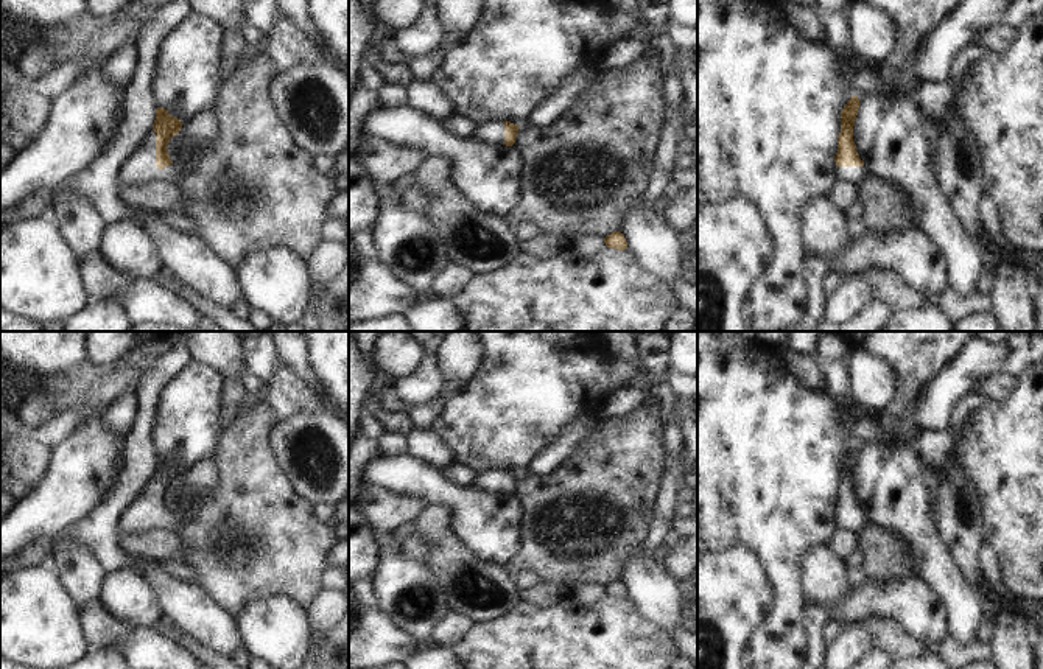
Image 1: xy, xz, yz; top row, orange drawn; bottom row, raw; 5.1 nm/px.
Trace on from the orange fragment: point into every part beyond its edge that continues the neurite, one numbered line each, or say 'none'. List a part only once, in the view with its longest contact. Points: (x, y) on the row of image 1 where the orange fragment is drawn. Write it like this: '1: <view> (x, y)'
1: xy (140, 167)

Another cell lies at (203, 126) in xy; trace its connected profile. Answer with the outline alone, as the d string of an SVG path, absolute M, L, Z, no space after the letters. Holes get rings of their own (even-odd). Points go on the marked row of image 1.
M213 109L198 112L181 128L179 134L196 142L210 140L216 134Z

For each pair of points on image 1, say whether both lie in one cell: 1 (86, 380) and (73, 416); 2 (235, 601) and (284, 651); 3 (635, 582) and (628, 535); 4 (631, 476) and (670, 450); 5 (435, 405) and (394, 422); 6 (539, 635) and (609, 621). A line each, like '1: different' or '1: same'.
1: different
2: different
3: different
4: different
5: different
6: same

